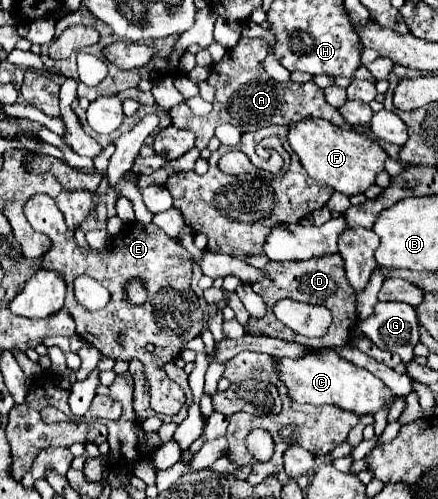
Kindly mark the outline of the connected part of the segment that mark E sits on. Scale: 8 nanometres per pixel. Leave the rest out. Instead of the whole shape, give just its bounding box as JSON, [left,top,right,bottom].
[24,195,204,415]

